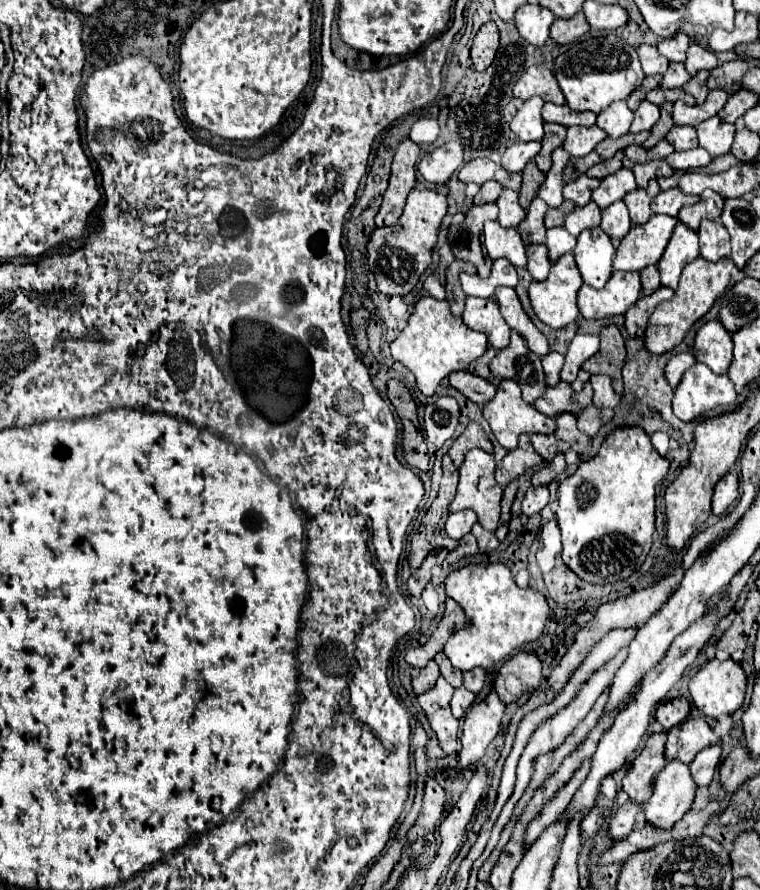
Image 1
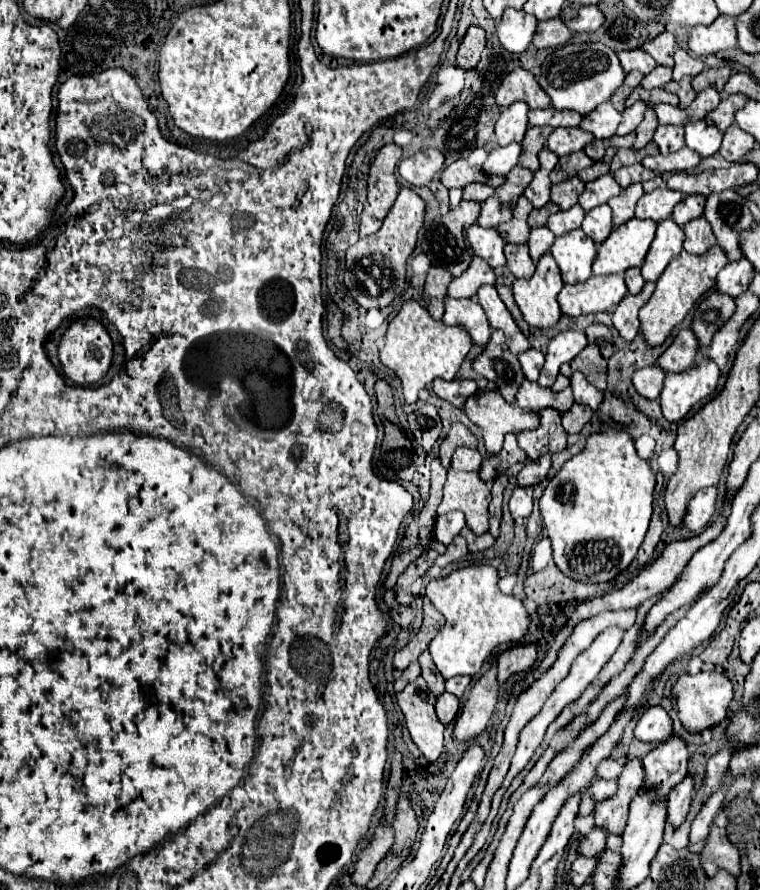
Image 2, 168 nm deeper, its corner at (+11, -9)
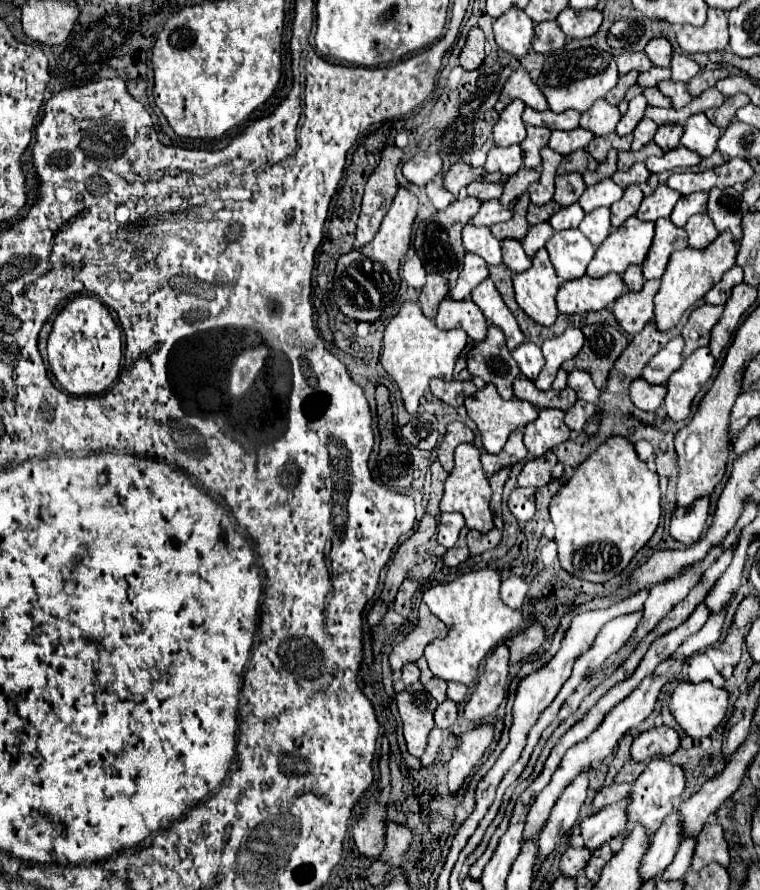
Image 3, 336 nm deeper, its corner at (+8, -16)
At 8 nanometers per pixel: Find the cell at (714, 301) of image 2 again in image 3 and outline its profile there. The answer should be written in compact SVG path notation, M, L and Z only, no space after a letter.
M703 304L689 314L689 320L681 330L681 336L685 340L683 358L693 354L693 350L709 344L709 332L713 324L719 320L719 316L721 316L721 306L711 306L711 304Z

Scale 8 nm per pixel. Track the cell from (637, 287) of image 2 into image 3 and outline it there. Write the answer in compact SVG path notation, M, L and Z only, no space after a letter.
M629 266L629 268L625 270L625 274L623 274L623 280L625 280L625 286L627 286L629 290L633 290L633 292L641 290L641 286L643 286L643 282L645 282L639 266Z

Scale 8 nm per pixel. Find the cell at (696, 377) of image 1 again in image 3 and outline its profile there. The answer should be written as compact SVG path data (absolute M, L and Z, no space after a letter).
M697 348L667 380L665 410L673 420L683 420L691 412L695 394L711 380L715 358L709 348Z

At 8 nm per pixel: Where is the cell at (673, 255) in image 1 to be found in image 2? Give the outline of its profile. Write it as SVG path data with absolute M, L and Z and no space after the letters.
M672 219L660 221L654 245L650 247L650 253L646 255L646 261L642 265L642 277L644 281L658 281L658 277L664 273L668 263L680 255L684 243L684 231L680 225L676 225Z

